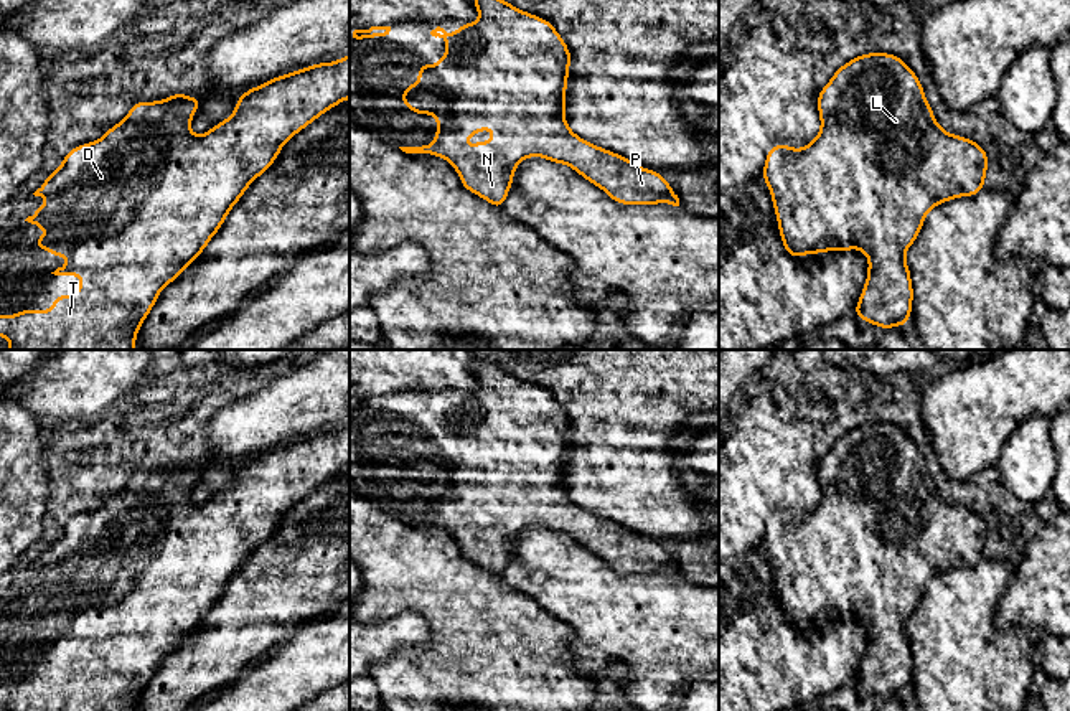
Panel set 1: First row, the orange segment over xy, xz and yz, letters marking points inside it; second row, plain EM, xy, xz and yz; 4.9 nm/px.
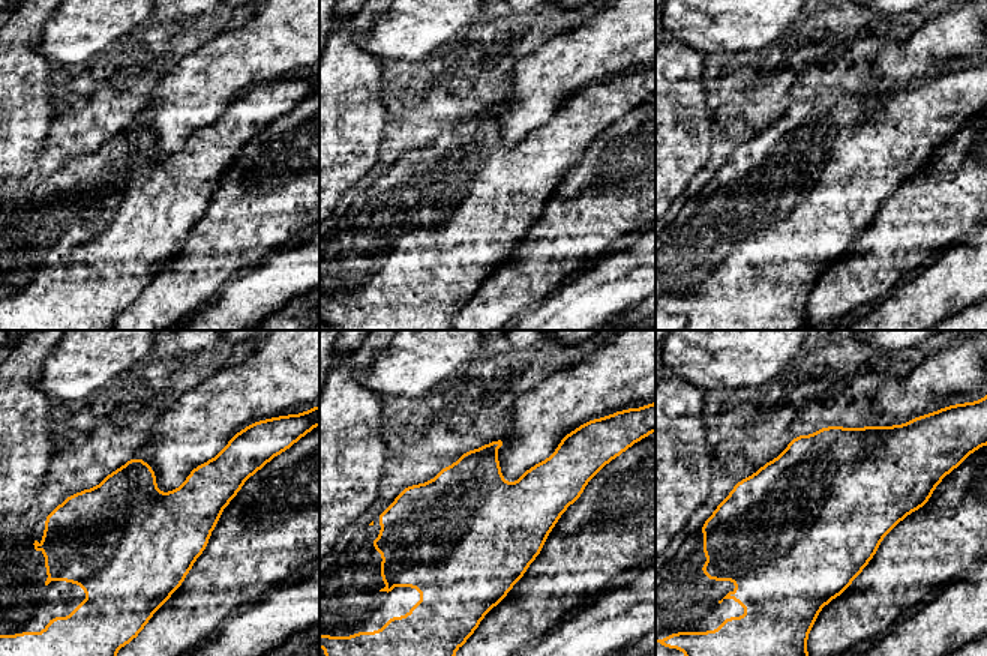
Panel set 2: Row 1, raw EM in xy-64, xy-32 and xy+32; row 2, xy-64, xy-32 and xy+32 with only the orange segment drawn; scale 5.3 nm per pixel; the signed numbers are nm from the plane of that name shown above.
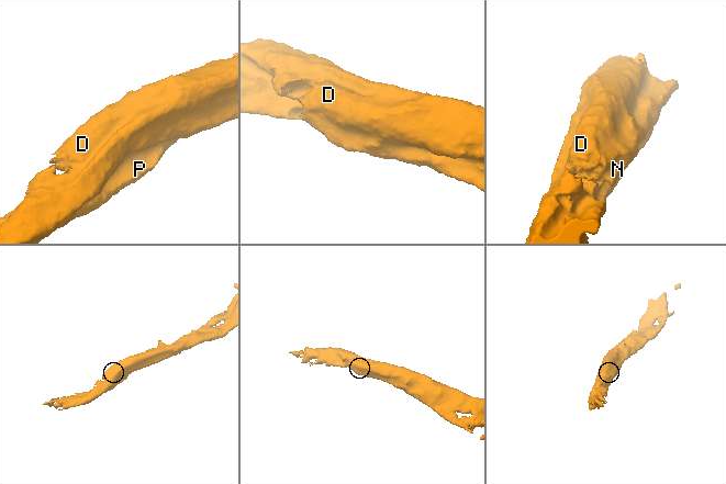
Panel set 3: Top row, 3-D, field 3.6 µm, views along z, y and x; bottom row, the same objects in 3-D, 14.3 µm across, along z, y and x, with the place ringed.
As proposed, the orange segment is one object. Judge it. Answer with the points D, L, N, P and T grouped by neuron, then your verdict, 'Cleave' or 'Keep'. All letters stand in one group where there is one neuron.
Groups: D L N P T. Keep

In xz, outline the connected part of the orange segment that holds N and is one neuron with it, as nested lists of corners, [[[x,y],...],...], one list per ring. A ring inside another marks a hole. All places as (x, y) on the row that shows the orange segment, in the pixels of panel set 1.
[[[504,0],[472,2],[480,18],[475,23],[460,25],[453,35],[440,26],[432,30],[432,36],[447,41],[447,51],[437,64],[419,63],[417,84],[406,84],[401,94],[401,102],[412,114],[437,117],[434,142],[422,147],[399,147],[402,152],[445,158],[457,170],[465,190],[500,210],[509,195],[518,163],[528,157],[569,165],[620,205],[679,206],[678,195],[661,173],[594,145],[569,129],[564,111],[572,56],[551,21]],[[483,129],[493,130],[491,142],[463,145],[467,137]]]

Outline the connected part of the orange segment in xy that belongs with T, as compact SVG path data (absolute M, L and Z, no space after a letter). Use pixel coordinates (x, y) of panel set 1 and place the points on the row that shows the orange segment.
M350 53L338 61L312 64L247 89L236 99L236 109L226 120L203 135L195 135L190 122L199 99L178 91L162 101L135 102L125 119L106 130L99 140L71 148L33 193L48 200L25 219L49 229L48 236L35 238L36 249L45 247L49 256L69 257L66 266L51 274L84 279L79 282L79 292L54 295L48 312L26 308L15 315L0 315L0 337L8 338L8 350L137 350L137 333L160 290L178 279L206 249L249 185L272 167L280 148L297 132L350 99Z

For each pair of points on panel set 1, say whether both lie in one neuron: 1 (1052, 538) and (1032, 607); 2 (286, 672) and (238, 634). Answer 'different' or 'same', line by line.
1: same
2: different

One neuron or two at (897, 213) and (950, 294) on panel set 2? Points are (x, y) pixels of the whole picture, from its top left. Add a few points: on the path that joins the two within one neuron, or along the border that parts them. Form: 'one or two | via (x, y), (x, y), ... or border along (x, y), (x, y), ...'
two | border along (959, 243), (950, 243), (915, 270)

